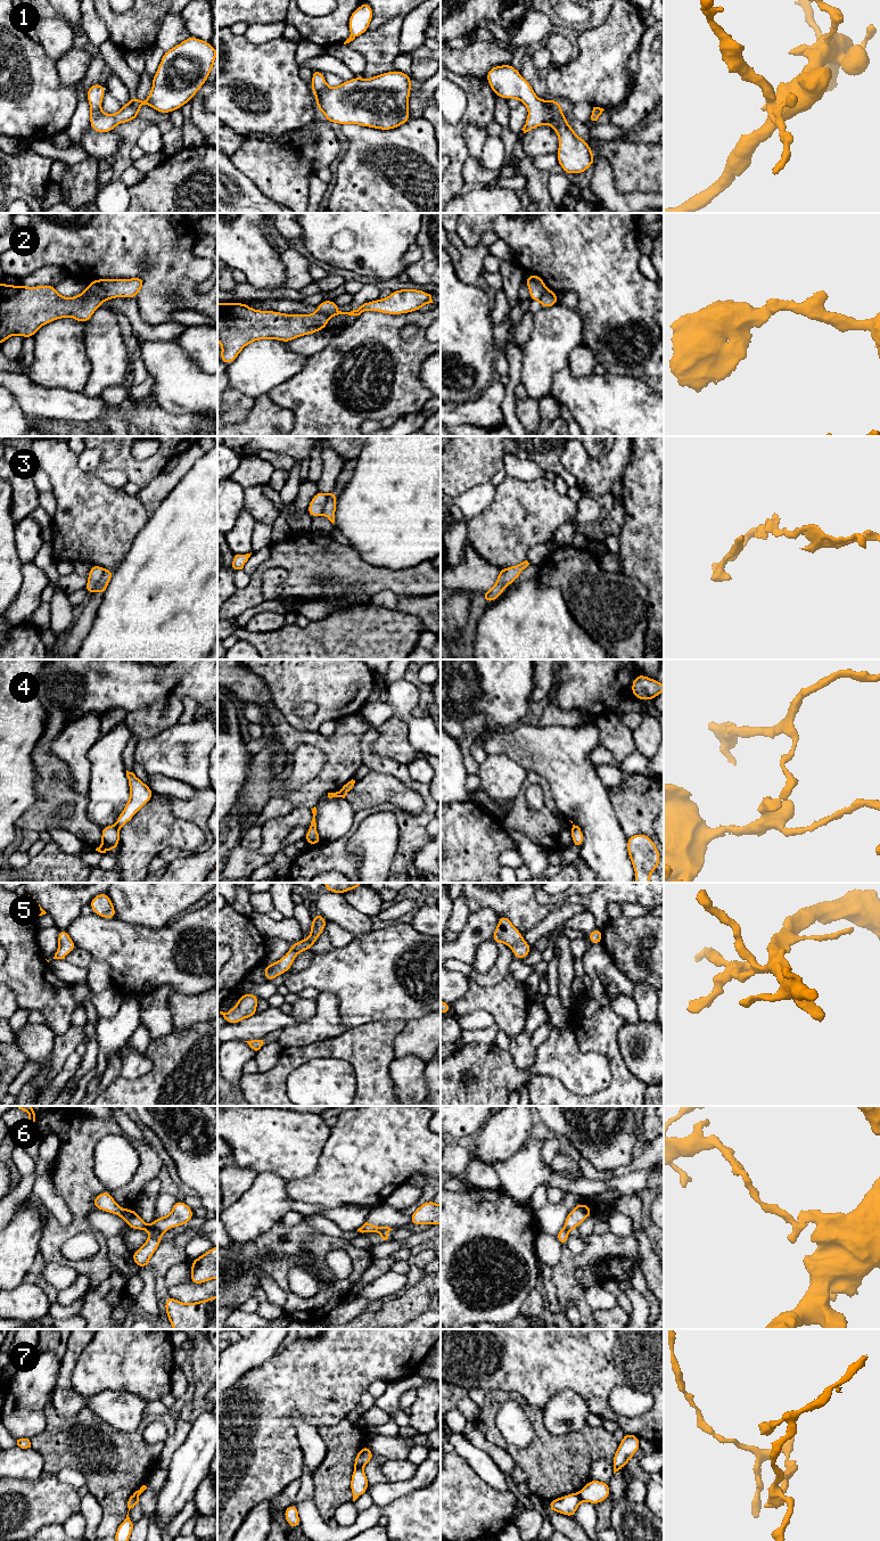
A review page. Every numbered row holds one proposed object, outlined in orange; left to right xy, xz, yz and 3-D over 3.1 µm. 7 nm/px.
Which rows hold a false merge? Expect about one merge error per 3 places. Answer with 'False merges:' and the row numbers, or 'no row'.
False merges: 2, 3, 4, 6, 7

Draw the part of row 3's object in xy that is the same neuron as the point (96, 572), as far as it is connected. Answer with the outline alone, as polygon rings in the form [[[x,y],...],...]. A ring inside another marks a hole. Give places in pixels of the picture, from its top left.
[[[91,565],[90,573],[88,575],[88,583],[84,588],[87,593],[93,593],[98,584],[100,583],[101,576],[104,574],[104,567],[99,565]]]

